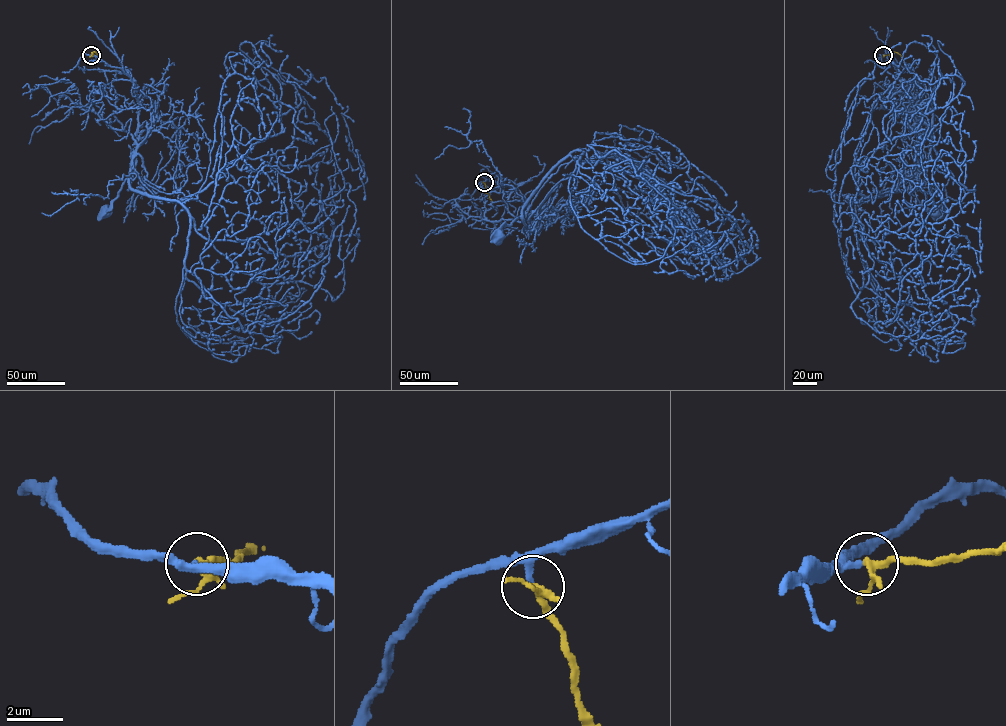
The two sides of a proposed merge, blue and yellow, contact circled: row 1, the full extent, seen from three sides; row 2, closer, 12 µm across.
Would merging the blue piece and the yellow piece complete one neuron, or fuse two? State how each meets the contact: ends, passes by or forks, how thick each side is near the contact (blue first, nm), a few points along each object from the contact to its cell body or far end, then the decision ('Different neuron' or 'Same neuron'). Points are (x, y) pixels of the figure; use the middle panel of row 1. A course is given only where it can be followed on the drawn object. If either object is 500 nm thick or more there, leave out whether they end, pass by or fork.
At the ring blue passes by. At the ring yellow forks. Thickness 160 nm (blue) against 180 nm. Course of blue: (484, 182), (499, 174), (515, 184), (527, 202), (530, 231), (540, 228), (540, 217), (521, 215), (496, 236). Course of yellow: (484, 182), (491, 200). Same neuron

